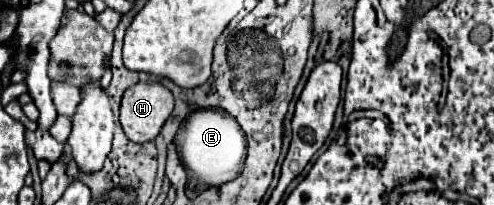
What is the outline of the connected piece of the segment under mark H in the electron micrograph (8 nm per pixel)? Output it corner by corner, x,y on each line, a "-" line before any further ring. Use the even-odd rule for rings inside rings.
154,82
150,86
134,84
122,96
120,124
128,140
144,144
154,140
168,116
172,114
174,98
168,88

